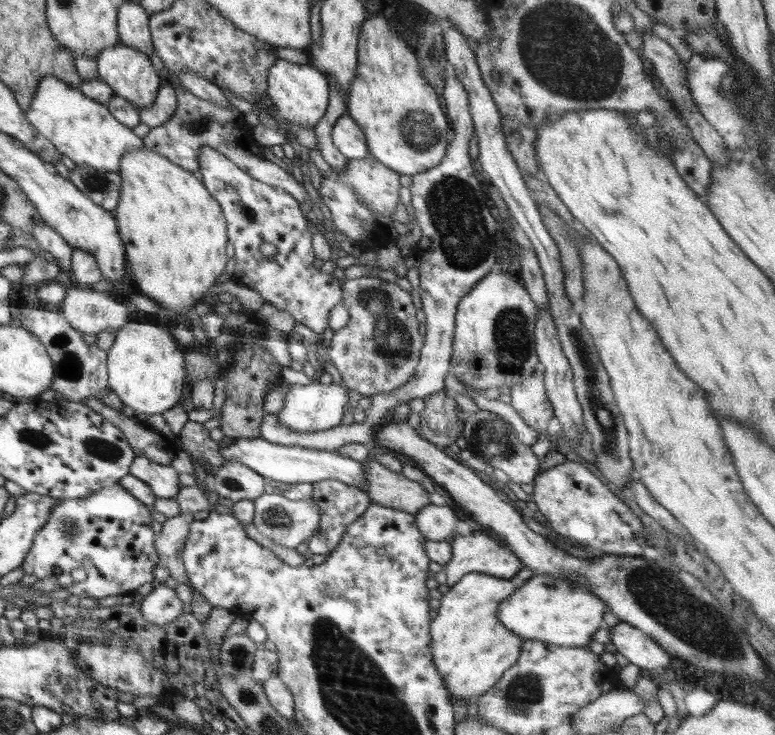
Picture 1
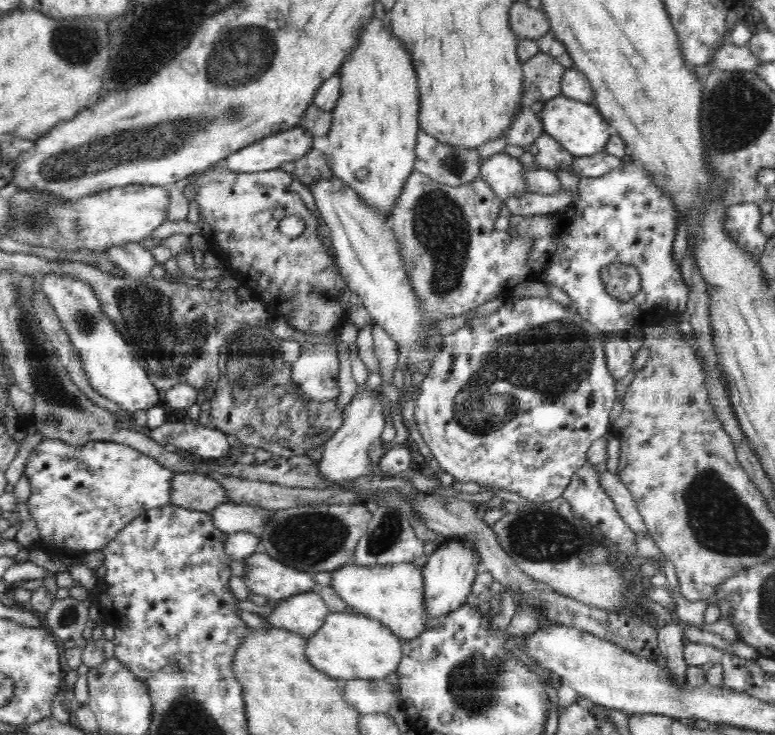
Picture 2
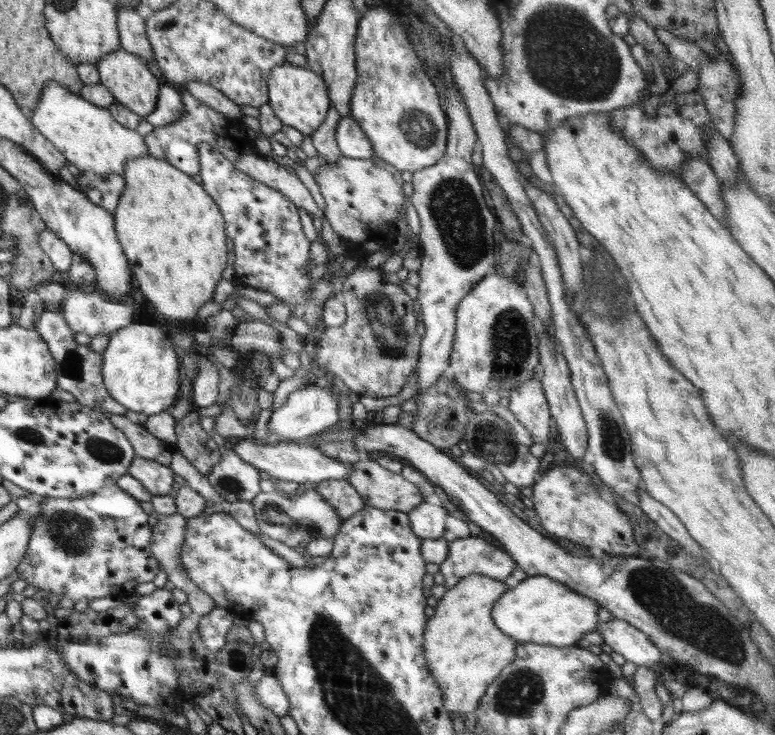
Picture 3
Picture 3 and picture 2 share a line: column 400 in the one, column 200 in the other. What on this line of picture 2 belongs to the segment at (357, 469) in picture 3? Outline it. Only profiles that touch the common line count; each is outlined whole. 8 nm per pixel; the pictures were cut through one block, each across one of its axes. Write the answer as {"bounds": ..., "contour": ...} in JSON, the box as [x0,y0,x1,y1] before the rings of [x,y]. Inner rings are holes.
{"bounds":[169,472,226,512],"contour":[[[198,472],[174,473],[169,502],[186,510],[210,512],[218,504],[226,503],[225,490],[215,481]]]}

